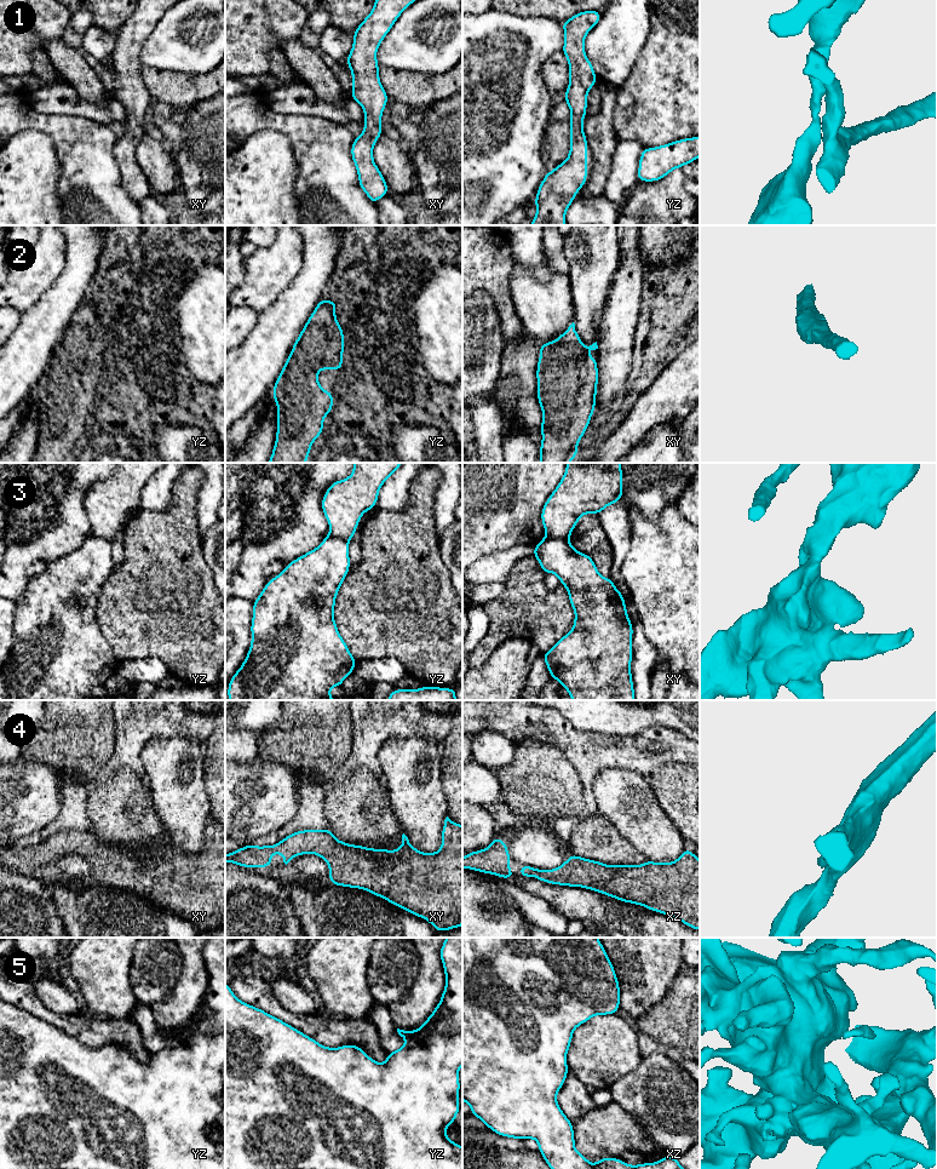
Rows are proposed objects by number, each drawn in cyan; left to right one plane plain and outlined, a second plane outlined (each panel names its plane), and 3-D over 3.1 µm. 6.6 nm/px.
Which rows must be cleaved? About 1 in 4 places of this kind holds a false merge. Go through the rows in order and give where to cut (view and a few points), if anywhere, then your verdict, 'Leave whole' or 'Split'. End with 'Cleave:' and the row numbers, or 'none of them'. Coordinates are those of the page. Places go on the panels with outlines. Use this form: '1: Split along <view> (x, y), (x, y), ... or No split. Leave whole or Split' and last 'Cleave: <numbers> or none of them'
1: No split. Leave whole
2: No split. Leave whole
3: Split along xy (546, 536), (568, 539). Split
4: No split. Leave whole
5: No split. Leave whole
Cleave: 3

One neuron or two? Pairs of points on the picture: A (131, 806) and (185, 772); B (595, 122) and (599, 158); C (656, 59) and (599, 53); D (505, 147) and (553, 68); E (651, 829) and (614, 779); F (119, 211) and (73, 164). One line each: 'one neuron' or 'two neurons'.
A: two neurons
B: one neuron
C: two neurons
D: two neurons
E: one neuron
F: one neuron

